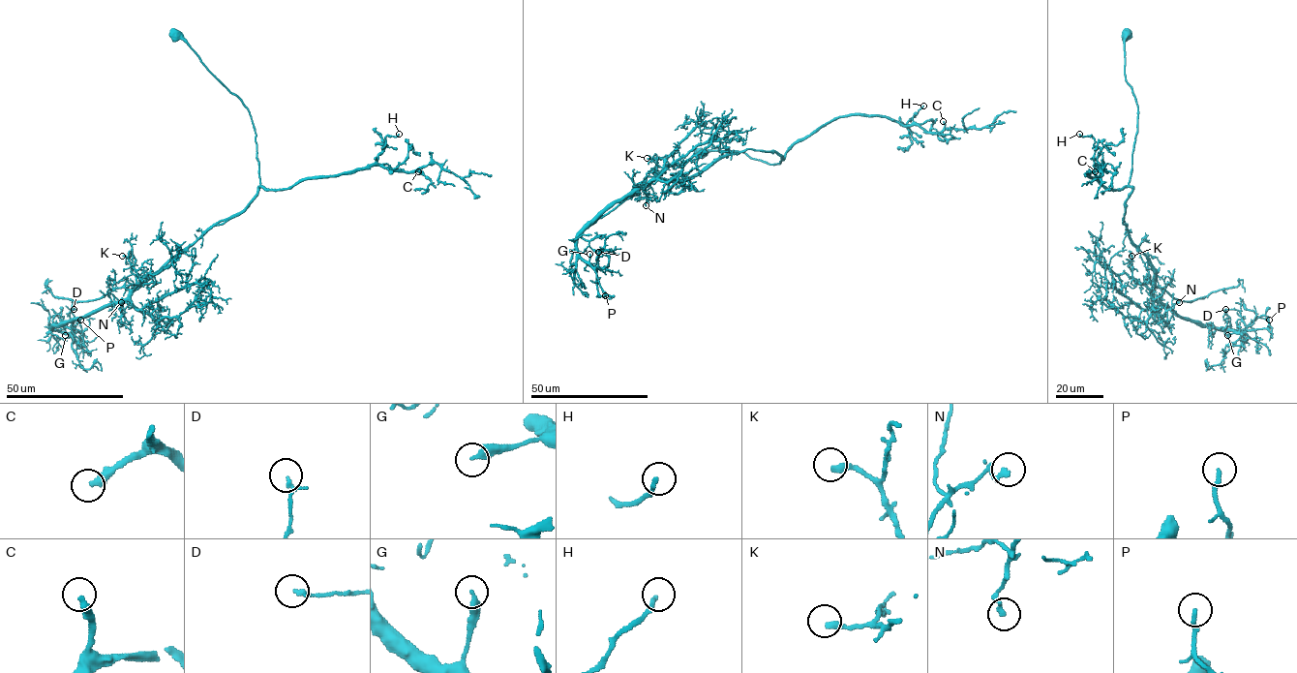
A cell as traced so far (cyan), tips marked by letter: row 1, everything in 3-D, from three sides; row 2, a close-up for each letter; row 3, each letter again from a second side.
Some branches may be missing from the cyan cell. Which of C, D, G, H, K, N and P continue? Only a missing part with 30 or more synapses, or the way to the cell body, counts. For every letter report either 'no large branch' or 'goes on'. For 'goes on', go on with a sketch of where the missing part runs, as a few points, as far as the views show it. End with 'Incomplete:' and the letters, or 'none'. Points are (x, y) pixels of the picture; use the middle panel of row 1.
C: goes on; course (943, 121), (942, 105), (956, 103)
D: no large branch
G: no large branch
H: goes on; course (923, 106), (939, 99)
K: no large branch
N: no large branch
P: no large branch
Incomplete: C, H

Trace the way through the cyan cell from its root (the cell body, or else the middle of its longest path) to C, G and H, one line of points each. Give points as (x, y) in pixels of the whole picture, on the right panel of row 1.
C: (1126, 34), (1125, 79), (1137, 106), (1131, 180), (1109, 189), (1088, 176), (1095, 166), (1106, 170), (1095, 171)
G: (1126, 34), (1125, 79), (1137, 106), (1128, 234), (1154, 269), (1155, 298), (1235, 332), (1227, 335)
H: (1126, 34), (1125, 79), (1137, 106), (1128, 186), (1109, 189), (1088, 176), (1100, 148), (1091, 136), (1079, 134)

